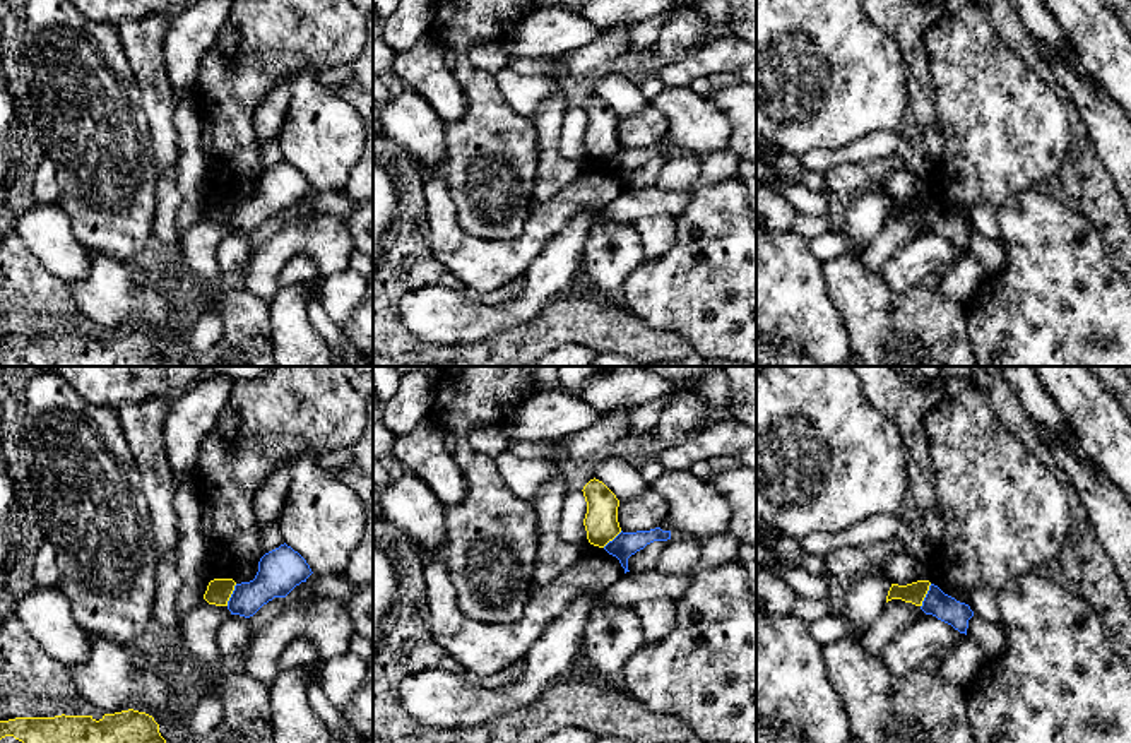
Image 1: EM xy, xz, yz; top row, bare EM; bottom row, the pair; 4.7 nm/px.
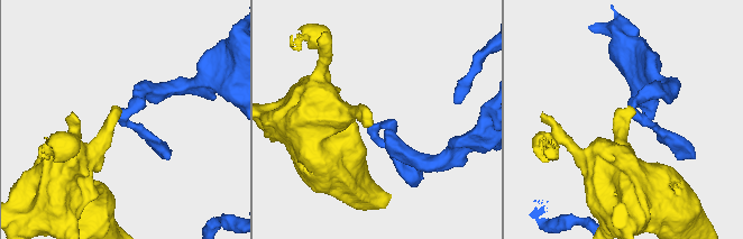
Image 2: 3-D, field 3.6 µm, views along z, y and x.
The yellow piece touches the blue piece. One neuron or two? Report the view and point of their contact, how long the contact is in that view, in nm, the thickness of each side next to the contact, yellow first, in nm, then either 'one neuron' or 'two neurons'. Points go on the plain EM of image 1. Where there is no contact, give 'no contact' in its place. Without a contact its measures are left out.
contact yz (924, 213); length 120 nm; calibres 100 and 120 nm; two neurons

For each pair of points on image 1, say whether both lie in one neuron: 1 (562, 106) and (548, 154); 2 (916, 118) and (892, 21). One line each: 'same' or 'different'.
1: same
2: same

